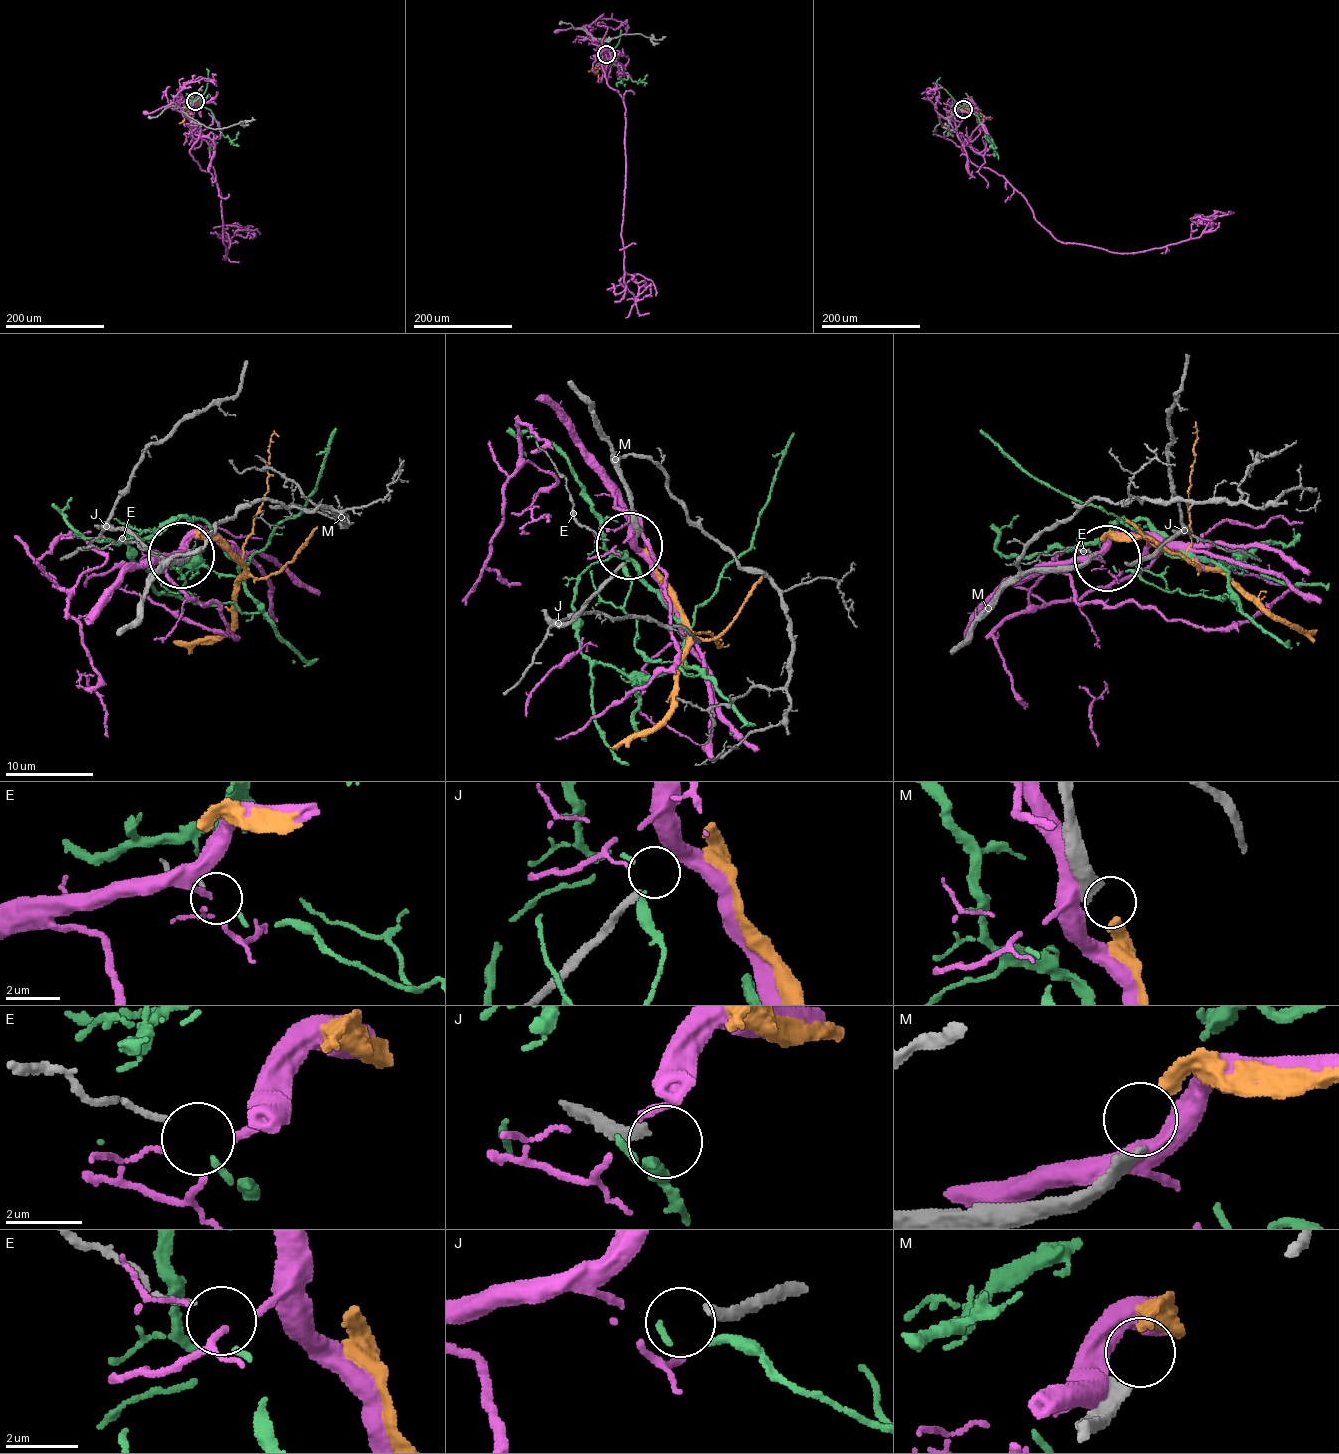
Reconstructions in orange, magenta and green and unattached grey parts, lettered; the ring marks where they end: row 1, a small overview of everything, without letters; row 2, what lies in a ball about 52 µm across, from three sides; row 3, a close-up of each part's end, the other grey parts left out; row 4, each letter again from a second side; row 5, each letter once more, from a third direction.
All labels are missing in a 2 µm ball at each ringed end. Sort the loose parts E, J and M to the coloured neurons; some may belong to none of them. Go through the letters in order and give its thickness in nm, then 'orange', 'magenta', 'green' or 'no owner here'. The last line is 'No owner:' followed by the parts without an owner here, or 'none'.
E: 130 nm | green
J: 300 nm | no owner here
M: 360 nm | orange
No owner: J

